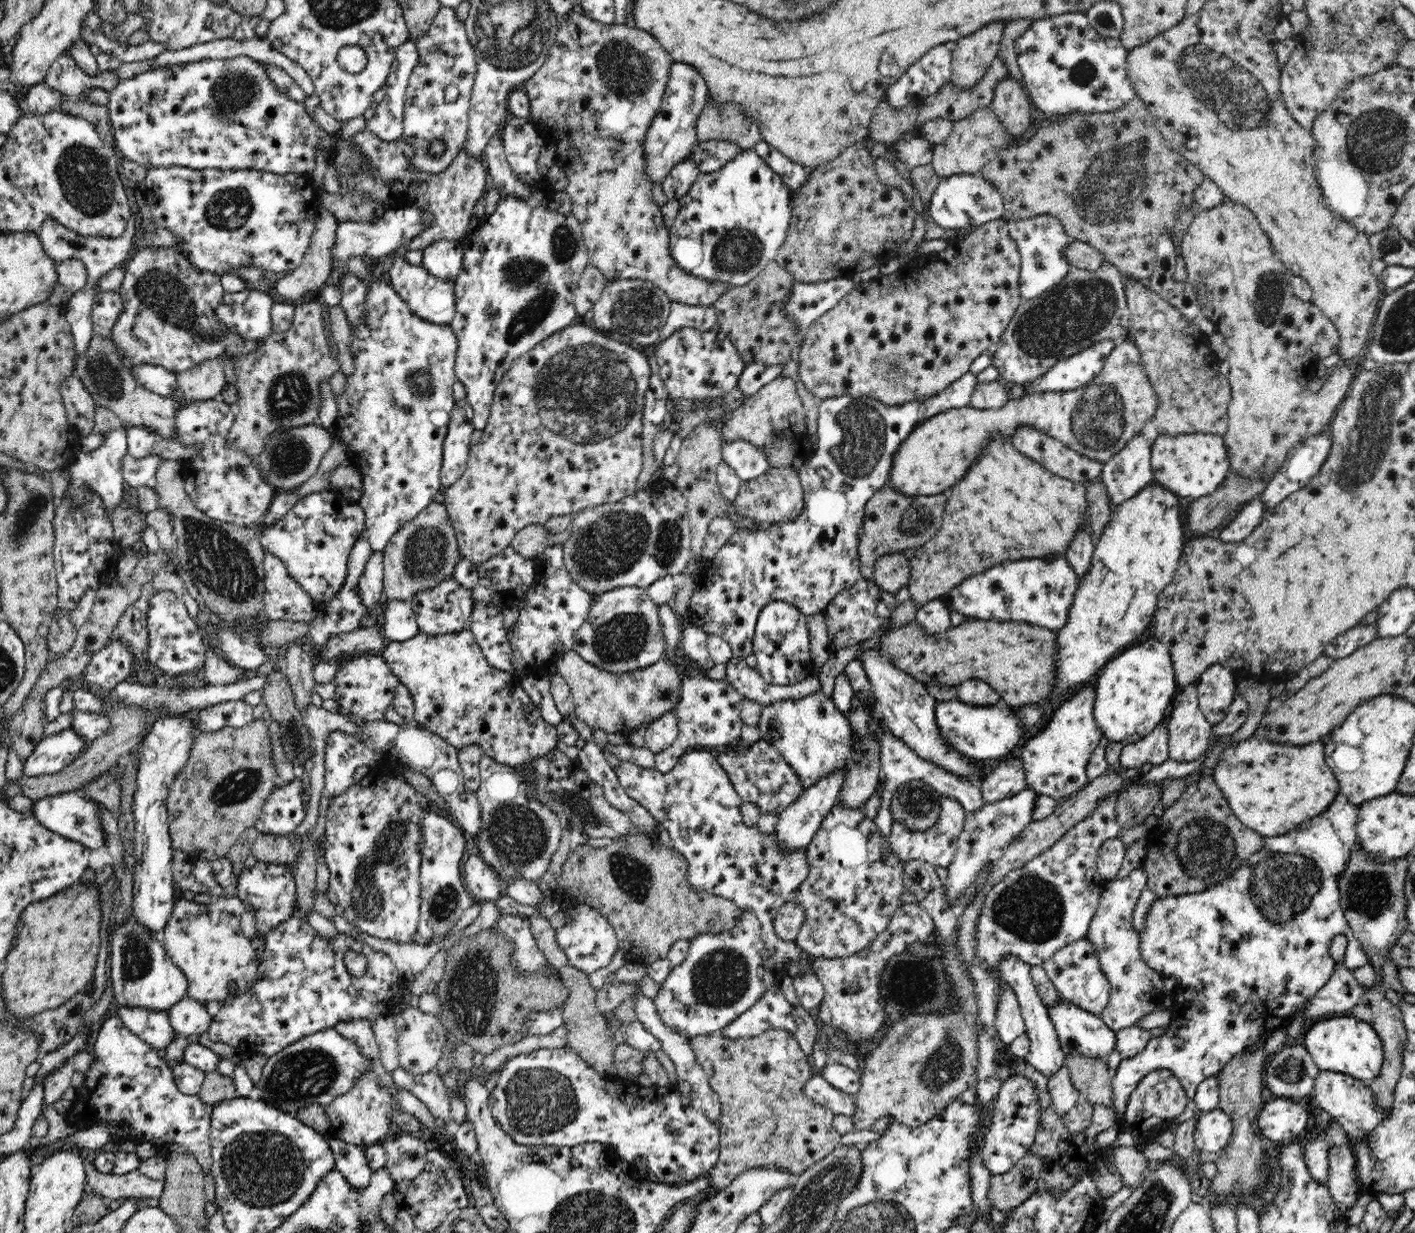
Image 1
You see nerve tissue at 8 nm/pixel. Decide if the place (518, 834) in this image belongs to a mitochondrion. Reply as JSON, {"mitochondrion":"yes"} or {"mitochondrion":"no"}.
{"mitochondrion":"yes"}

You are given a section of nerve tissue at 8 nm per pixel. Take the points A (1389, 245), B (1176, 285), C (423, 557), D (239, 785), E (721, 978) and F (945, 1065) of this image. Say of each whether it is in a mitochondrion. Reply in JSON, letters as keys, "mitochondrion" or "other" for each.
{"A":"mitochondrion","B":"other","C":"mitochondrion","D":"mitochondrion","E":"mitochondrion","F":"mitochondrion"}

